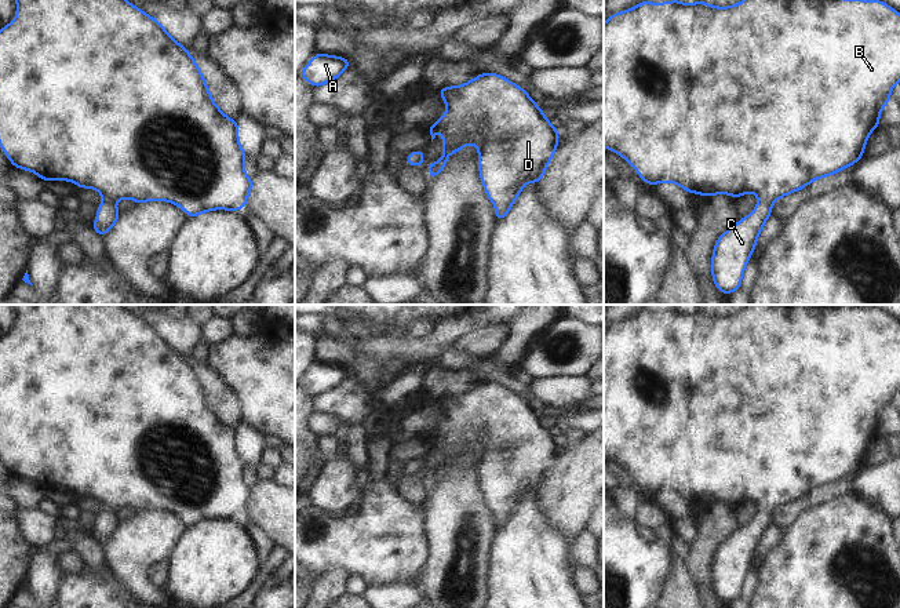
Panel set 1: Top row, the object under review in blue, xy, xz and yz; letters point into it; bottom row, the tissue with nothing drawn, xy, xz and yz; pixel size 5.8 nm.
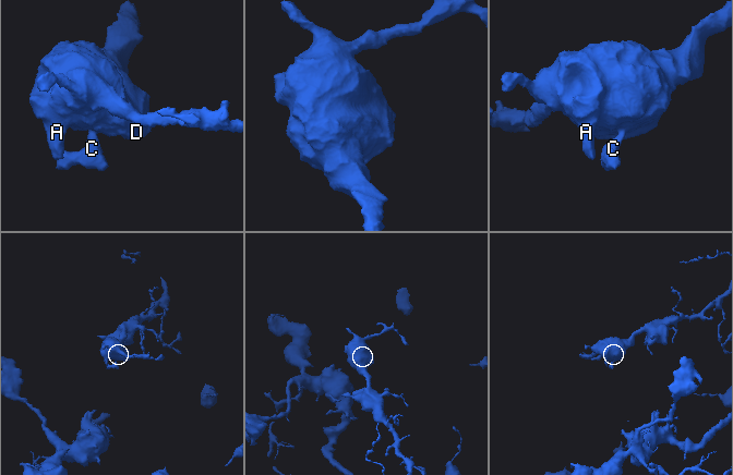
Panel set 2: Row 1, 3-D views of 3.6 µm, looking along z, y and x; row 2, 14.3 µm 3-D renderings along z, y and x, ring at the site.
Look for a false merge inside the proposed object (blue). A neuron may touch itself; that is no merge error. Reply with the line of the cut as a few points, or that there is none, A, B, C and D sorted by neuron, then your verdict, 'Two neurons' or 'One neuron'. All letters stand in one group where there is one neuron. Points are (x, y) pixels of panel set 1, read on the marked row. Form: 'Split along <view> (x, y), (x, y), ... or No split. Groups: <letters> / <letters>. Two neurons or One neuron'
No split. Groups: A B C D. One neuron

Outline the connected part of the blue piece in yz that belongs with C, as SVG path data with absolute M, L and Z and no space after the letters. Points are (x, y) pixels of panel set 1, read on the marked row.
M642 0L633 8L622 12L612 14L604 23L604 148L622 156L628 164L631 164L635 172L646 182L651 188L656 183L673 182L681 186L682 190L696 193L699 196L717 196L725 193L735 199L742 197L747 192L753 192L758 197L758 204L746 218L742 218L730 229L724 232L714 244L714 252L711 255L711 277L714 285L719 292L730 295L733 291L740 290L742 277L747 266L748 259L753 256L757 240L765 222L772 215L772 204L797 190L804 189L806 185L823 178L837 174L853 164L856 164L864 154L866 142L870 134L881 124L879 116L885 105L890 102L890 92L894 85L900 81L900 12L893 10L882 0L742 0L740 3L729 7L715 7L697 0L693 4L685 4L679 0L671 0L666 3L649 3Z

